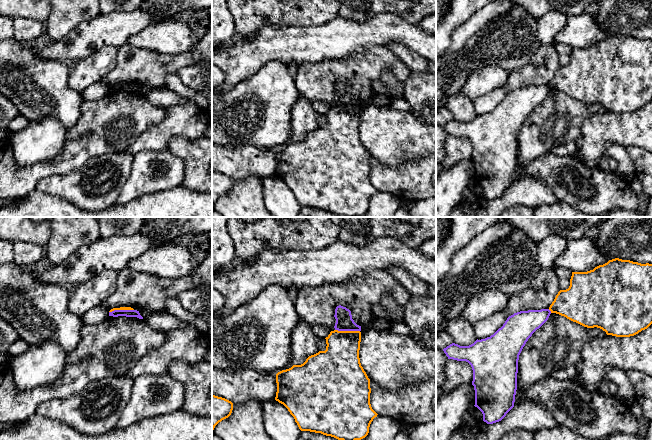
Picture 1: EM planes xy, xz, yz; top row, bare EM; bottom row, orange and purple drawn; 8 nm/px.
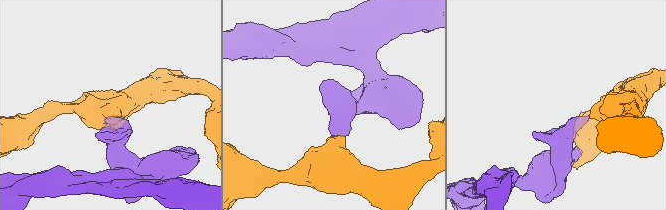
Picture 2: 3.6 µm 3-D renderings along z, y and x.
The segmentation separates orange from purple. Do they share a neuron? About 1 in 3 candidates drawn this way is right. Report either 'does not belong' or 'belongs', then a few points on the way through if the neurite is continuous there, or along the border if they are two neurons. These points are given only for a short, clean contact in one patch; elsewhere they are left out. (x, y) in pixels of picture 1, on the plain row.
does not belong | along xy (133, 85), (114, 85), (109, 88)

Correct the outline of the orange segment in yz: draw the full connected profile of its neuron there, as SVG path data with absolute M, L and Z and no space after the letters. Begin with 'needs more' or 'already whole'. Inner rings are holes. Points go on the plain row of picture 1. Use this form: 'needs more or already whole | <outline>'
already whole | M615 34L587 48L572 48L569 64L558 68L549 86L584 103L600 104L607 111L634 112L652 100L652 40Z

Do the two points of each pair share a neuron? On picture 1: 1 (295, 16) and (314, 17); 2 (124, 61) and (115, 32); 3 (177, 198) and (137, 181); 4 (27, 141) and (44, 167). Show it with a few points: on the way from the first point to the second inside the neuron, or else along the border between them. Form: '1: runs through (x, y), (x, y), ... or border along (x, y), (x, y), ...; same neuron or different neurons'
1: runs through (300, 16), (309, 16); same neuron
2: border along (127, 42), (118, 49); different neurons
3: border along (180, 185), (174, 188), (145, 193), (138, 197); different neurons
4: border along (62, 152), (56, 157), (30, 165), (17, 165); different neurons

